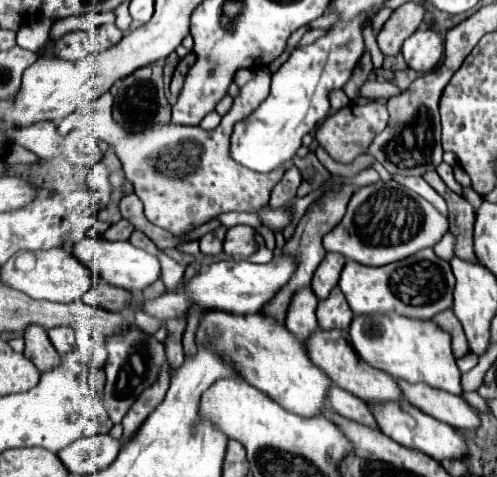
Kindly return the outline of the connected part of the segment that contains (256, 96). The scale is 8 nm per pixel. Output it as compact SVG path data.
M269 66L257 68L253 80L249 80L233 98L233 106L223 116L221 124L209 132L199 126L183 128L177 124L161 124L159 128L151 128L151 132L127 136L127 132L115 124L113 116L107 116L107 144L115 148L119 160L123 162L125 178L133 182L135 194L141 198L149 222L183 236L223 212L243 212L245 206L269 202L269 192L279 182L285 168L259 174L235 164L227 156L233 124L243 120L243 116L249 116L257 104L267 98L269 82Z

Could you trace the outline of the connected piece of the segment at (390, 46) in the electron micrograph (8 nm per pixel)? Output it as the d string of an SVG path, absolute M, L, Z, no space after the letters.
M403 4L393 12L393 16L385 22L381 32L377 34L377 44L383 56L397 56L401 52L401 44L409 38L421 24L425 8L417 4Z

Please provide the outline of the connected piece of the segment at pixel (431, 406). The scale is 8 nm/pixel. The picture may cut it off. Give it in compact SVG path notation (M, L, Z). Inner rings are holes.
M399 384L403 392L407 392L407 400L425 414L433 416L435 420L441 420L457 430L479 430L481 418L479 412L469 406L461 396L455 396L451 392L443 392L437 388L431 388L427 384Z

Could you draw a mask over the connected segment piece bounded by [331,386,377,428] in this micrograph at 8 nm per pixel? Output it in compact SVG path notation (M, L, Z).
M339 386L331 388L331 410L347 420L359 422L359 424L369 426L369 428L377 428L377 422L375 422L371 408L363 400L359 400L357 396L343 392L343 388L339 388Z

